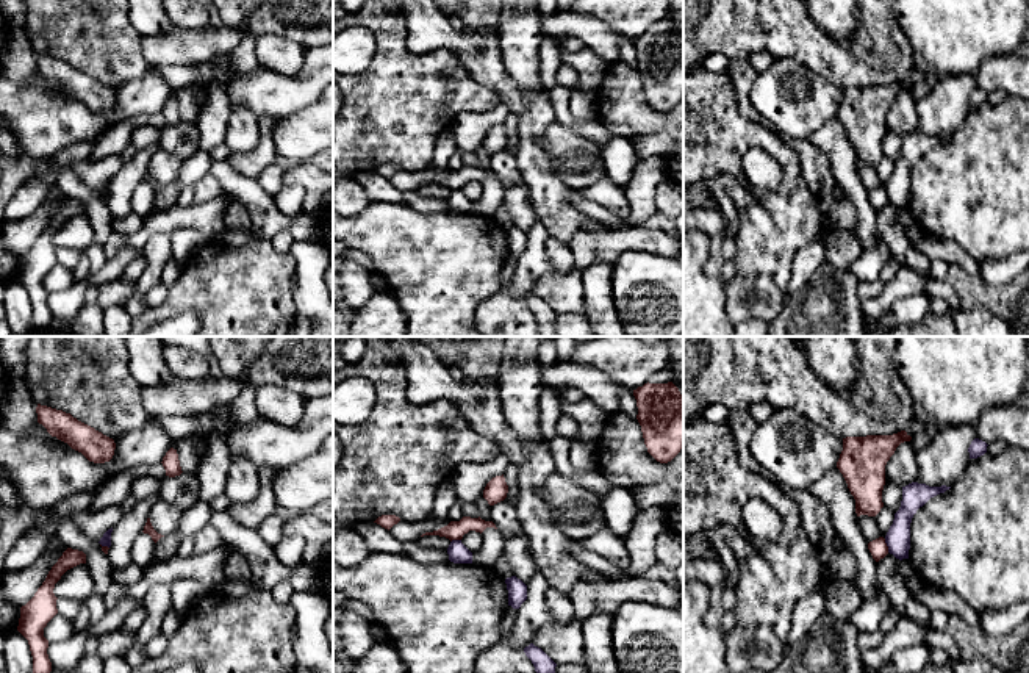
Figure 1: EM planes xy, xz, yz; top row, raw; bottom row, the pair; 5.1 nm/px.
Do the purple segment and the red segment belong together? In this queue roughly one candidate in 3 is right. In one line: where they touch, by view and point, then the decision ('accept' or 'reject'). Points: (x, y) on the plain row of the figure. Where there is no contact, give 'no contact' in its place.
yz (887, 194) | reject

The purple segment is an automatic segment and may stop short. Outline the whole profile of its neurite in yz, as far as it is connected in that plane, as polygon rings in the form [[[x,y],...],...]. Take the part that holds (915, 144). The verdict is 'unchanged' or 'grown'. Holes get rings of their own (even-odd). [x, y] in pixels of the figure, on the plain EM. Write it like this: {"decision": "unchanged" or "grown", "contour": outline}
{"decision": "unchanged", "contour": [[[912,131],[902,136],[902,150],[899,160],[895,163],[893,174],[890,175],[885,193],[888,202],[896,208],[909,208],[910,199],[910,172],[920,157],[930,147],[945,142],[951,136],[929,136],[926,133]]]}

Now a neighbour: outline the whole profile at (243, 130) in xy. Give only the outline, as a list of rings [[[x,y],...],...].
[[[249,108],[230,110],[224,144],[230,152],[247,153],[260,142],[258,117]]]

